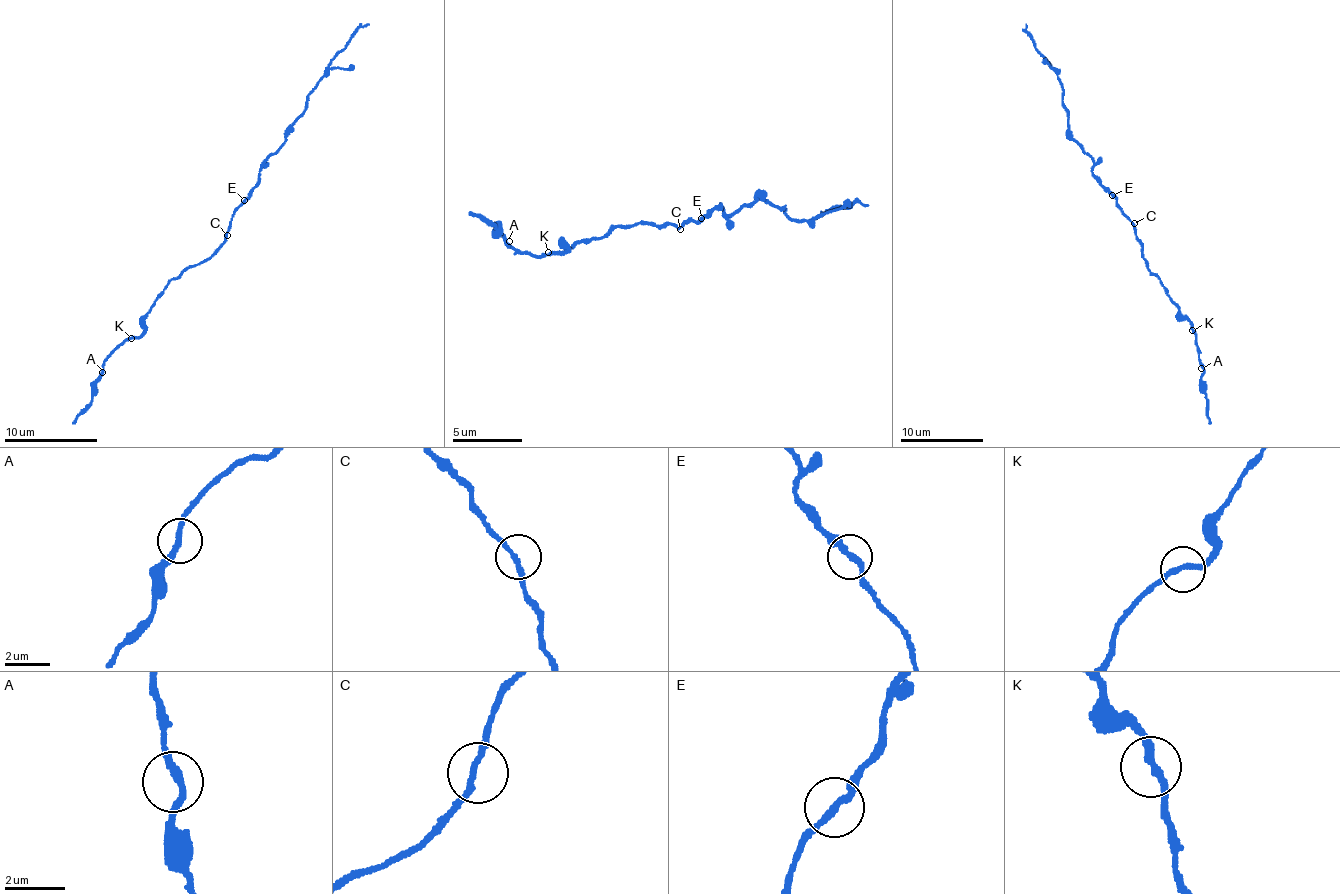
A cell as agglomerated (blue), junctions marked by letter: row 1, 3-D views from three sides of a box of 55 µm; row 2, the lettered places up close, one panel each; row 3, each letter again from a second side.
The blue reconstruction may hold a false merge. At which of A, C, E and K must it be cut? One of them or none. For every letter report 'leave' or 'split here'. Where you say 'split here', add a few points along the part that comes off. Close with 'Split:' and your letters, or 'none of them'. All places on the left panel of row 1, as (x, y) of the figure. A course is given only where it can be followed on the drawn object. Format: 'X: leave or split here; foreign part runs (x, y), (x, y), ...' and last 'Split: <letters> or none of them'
A: leave
C: leave
E: leave
K: leave
Split: none of them

